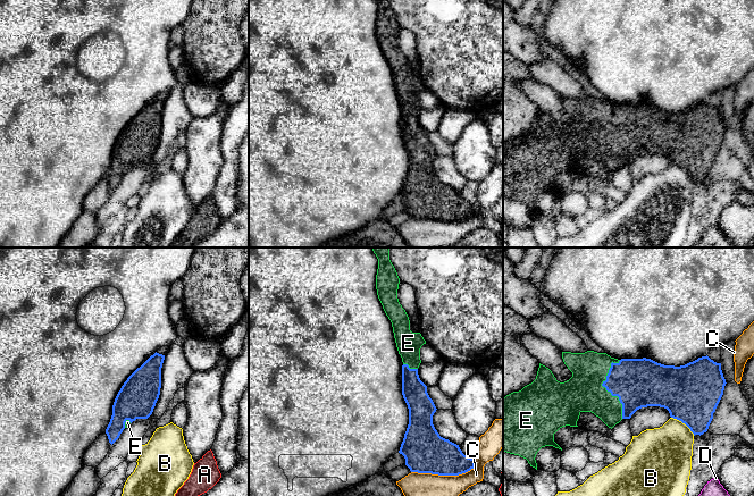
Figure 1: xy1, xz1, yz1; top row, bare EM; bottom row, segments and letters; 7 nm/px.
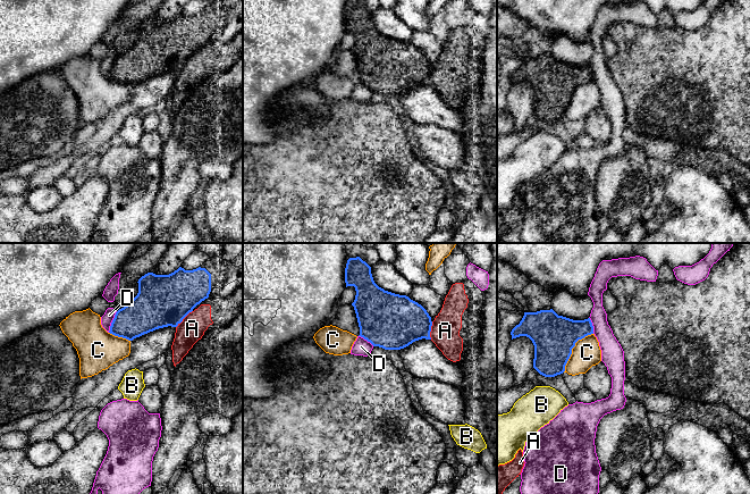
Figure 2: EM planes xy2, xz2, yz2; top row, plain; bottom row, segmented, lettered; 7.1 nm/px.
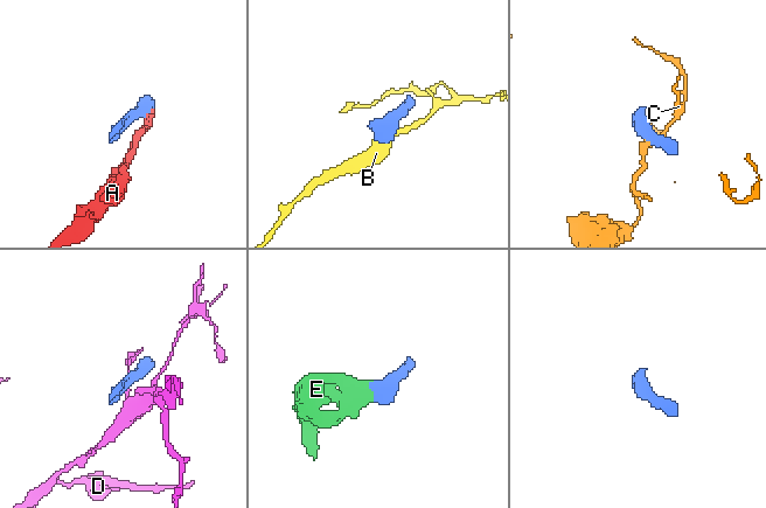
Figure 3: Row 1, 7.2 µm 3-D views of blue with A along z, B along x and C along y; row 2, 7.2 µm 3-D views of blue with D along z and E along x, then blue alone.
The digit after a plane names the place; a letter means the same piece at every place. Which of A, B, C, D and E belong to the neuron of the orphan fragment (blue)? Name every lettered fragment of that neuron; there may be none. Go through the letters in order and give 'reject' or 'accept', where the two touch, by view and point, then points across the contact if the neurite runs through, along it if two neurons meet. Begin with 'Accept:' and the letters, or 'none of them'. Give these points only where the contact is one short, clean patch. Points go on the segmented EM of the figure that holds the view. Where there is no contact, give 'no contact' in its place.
Accept: E
A: reject; meets blue in xy2 at (183, 318); border along xy2 (192, 310), (176, 327)
B: reject; meets blue in yz1 at (684, 422); border along yz1 (671, 417), (680, 420), (694, 435)
C: reject; meets blue in xz1 at (446, 475)
D: reject; meets blue in xy2 at (112, 321); border along xy2 (117, 311), (108, 332)
E: accept; meets blue in yz1 at (605, 387)

